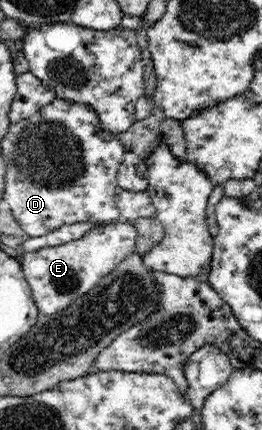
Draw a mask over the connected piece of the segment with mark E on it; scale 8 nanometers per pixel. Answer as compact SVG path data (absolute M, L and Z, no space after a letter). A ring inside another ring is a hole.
M129 221L98 225L79 240L58 247L36 249L22 255L22 271L29 284L39 314L48 316L65 310L79 297L86 295L98 281L113 272L118 264L135 252L137 232Z

